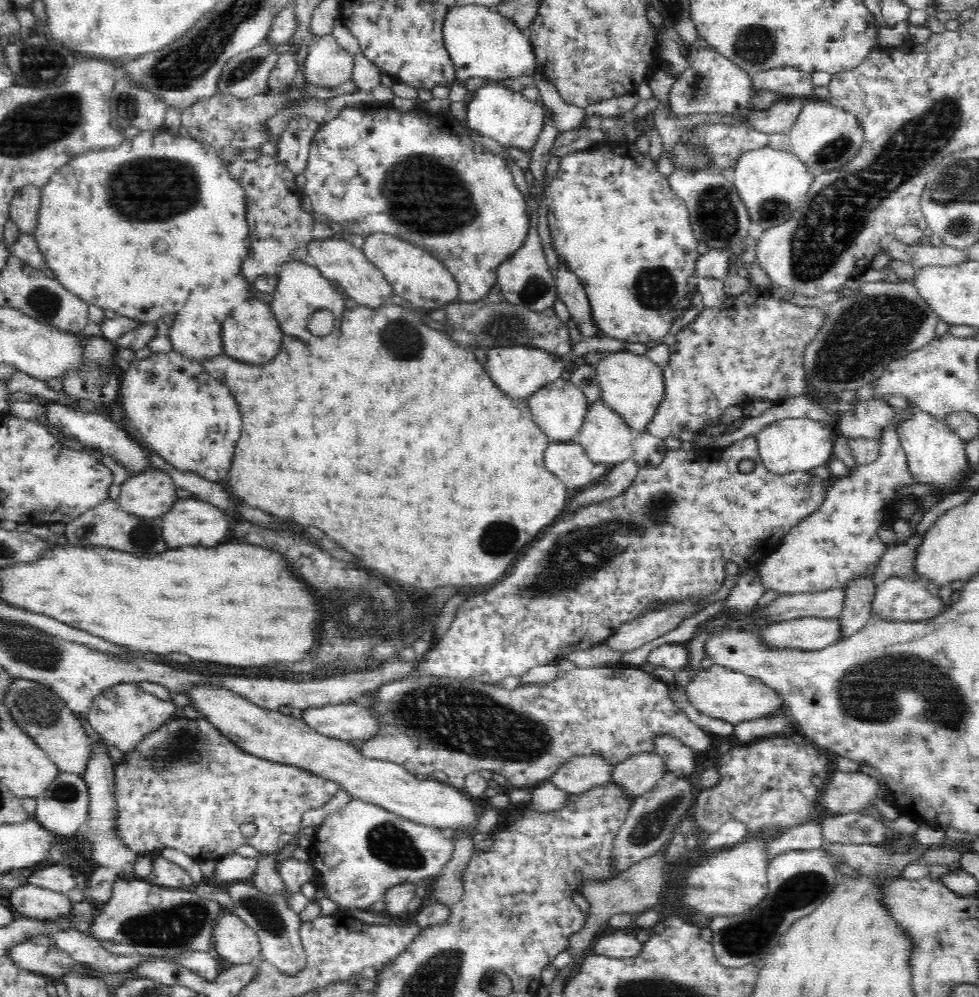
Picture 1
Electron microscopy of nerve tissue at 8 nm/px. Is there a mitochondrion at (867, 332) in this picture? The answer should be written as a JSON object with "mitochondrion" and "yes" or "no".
{"mitochondrion":"yes"}

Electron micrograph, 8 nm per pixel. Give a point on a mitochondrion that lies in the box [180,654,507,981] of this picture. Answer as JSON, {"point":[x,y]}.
{"point":[394,846]}

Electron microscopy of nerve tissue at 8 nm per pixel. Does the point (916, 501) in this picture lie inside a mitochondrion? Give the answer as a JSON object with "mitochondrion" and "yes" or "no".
{"mitochondrion":"no"}

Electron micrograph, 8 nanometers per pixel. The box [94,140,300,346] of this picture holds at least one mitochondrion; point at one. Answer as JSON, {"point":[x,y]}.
{"point":[148,181]}

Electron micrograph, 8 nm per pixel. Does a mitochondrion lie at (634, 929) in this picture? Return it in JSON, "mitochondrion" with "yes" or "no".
{"mitochondrion":"no"}

